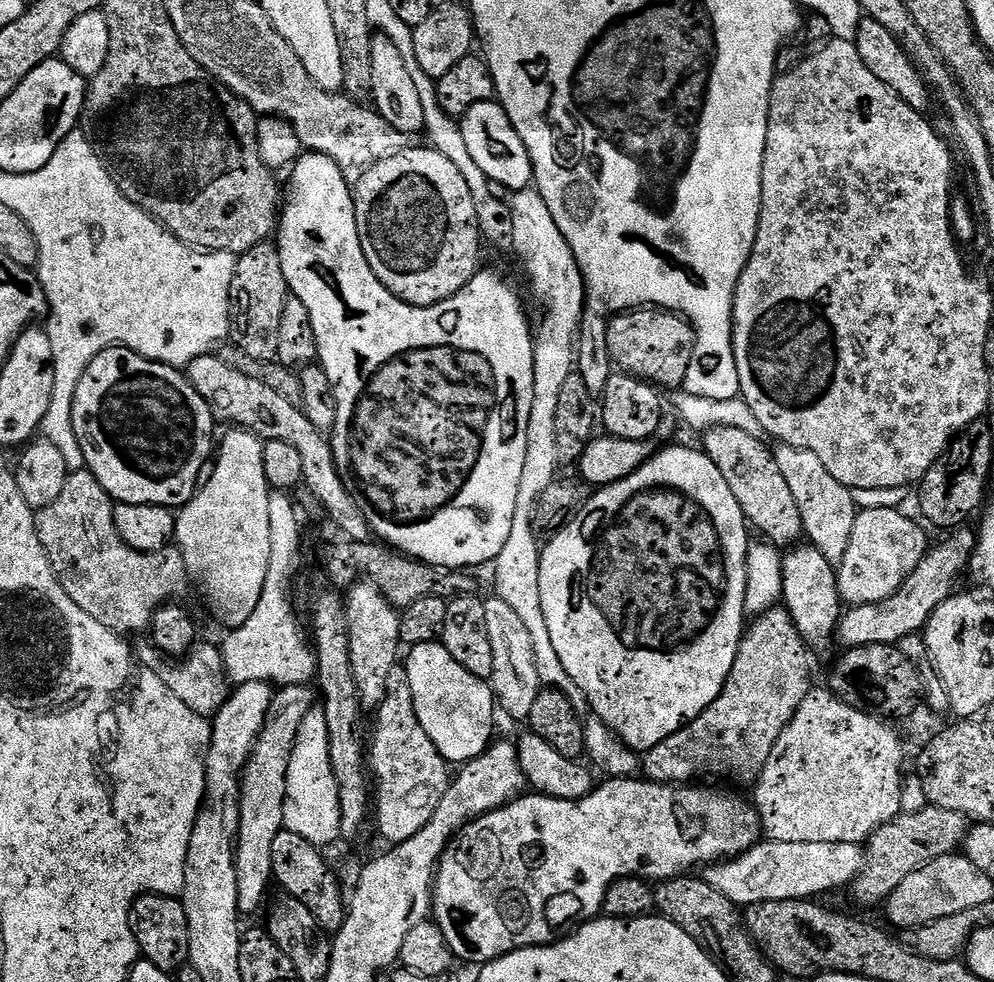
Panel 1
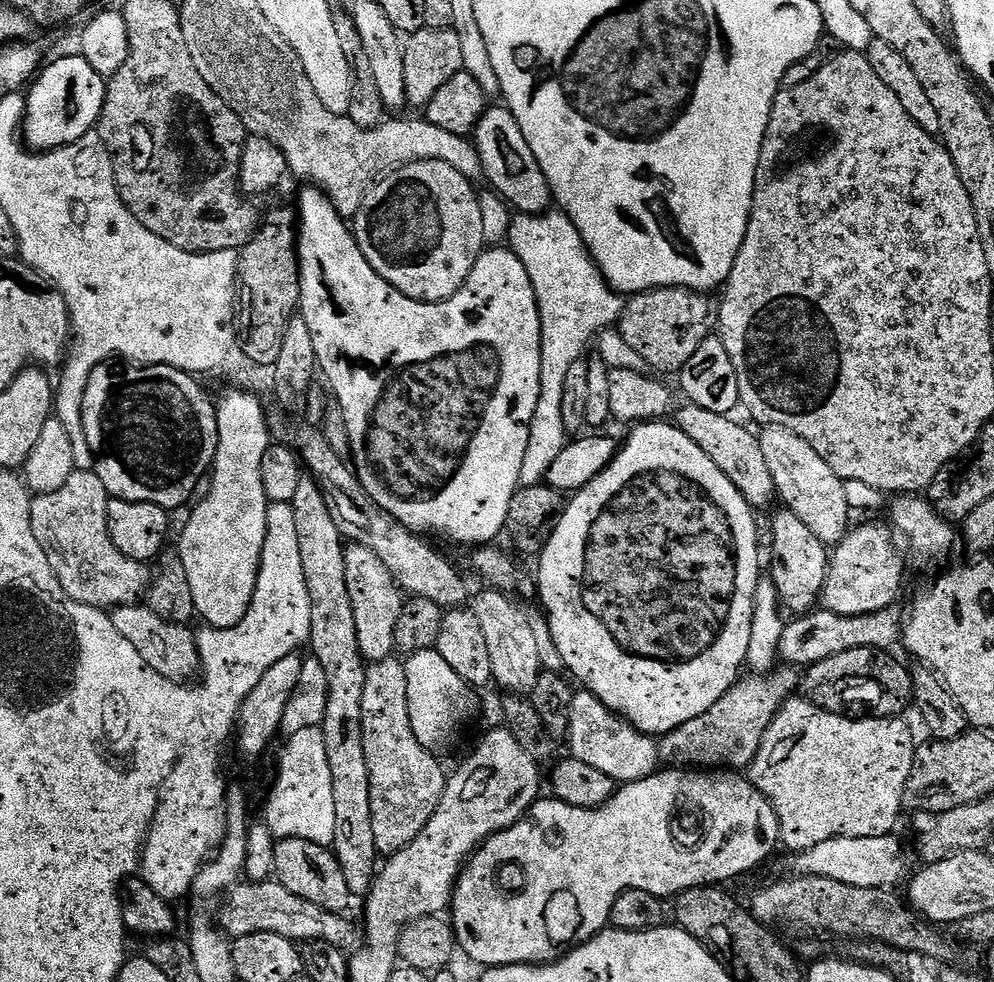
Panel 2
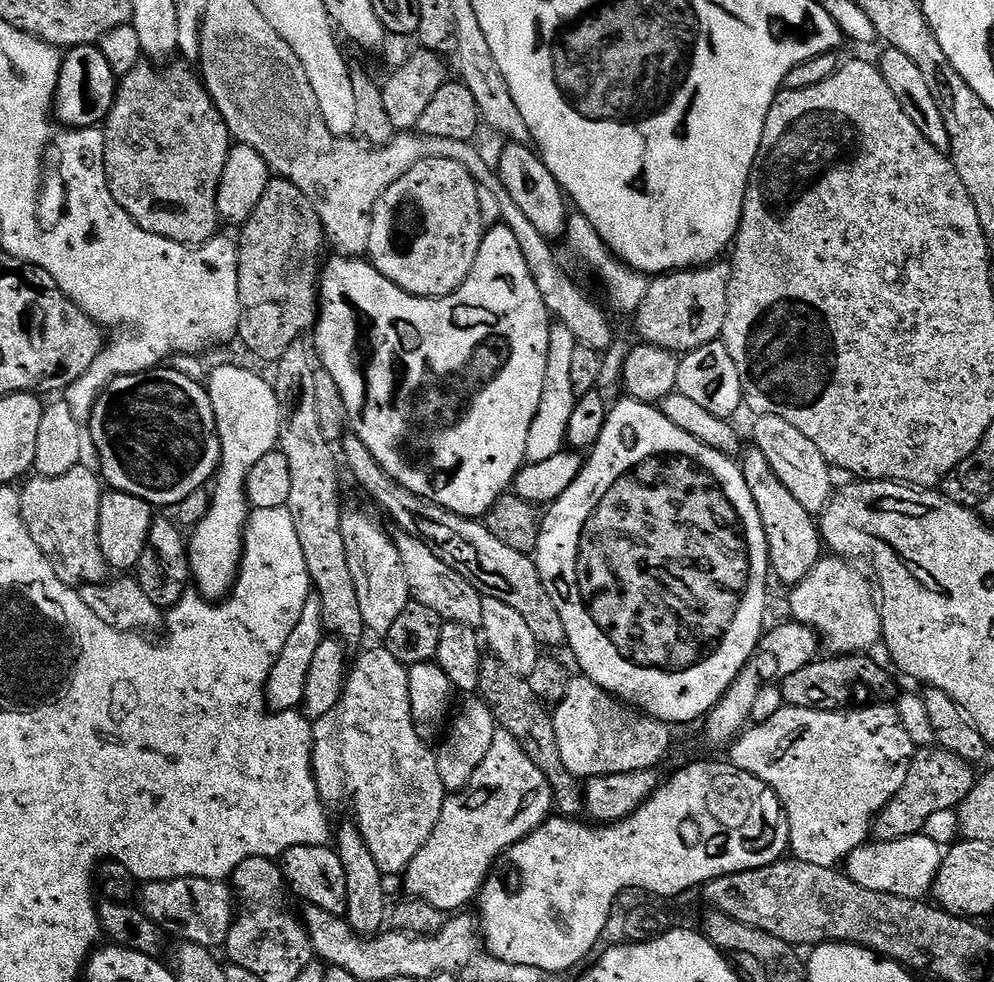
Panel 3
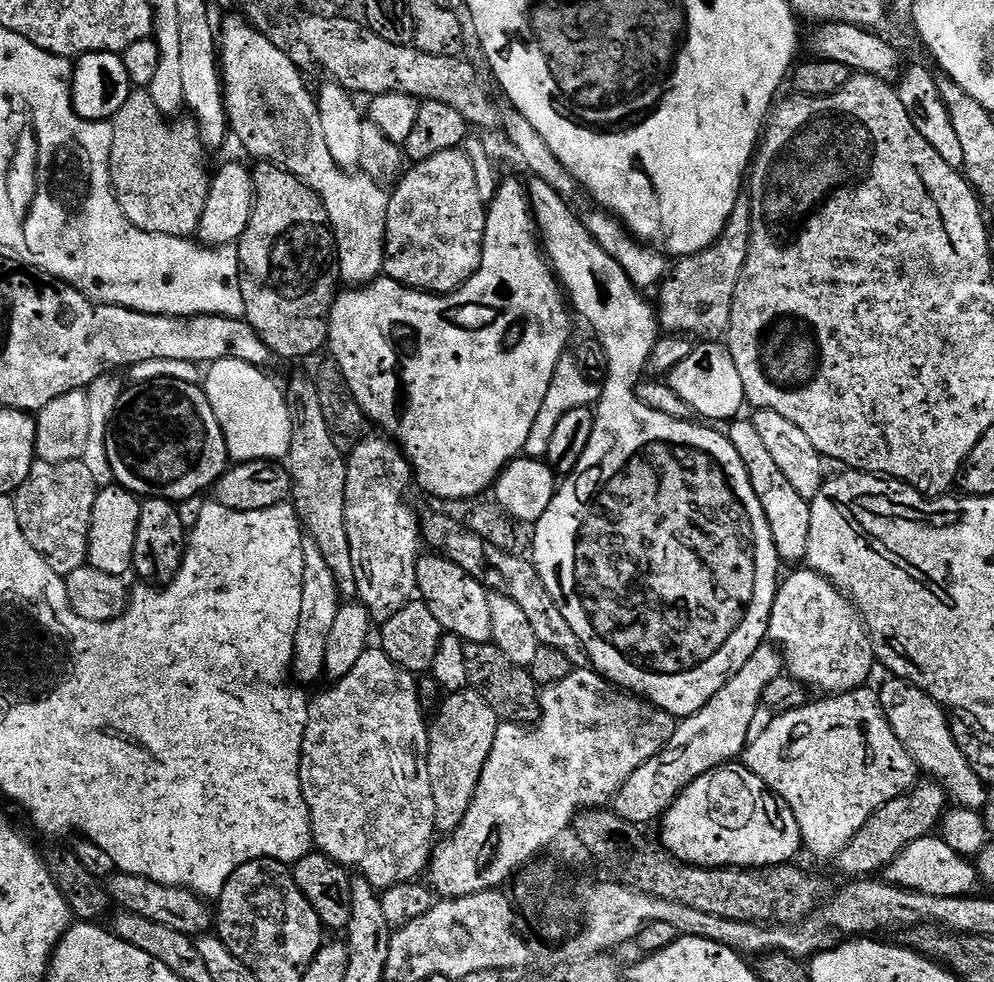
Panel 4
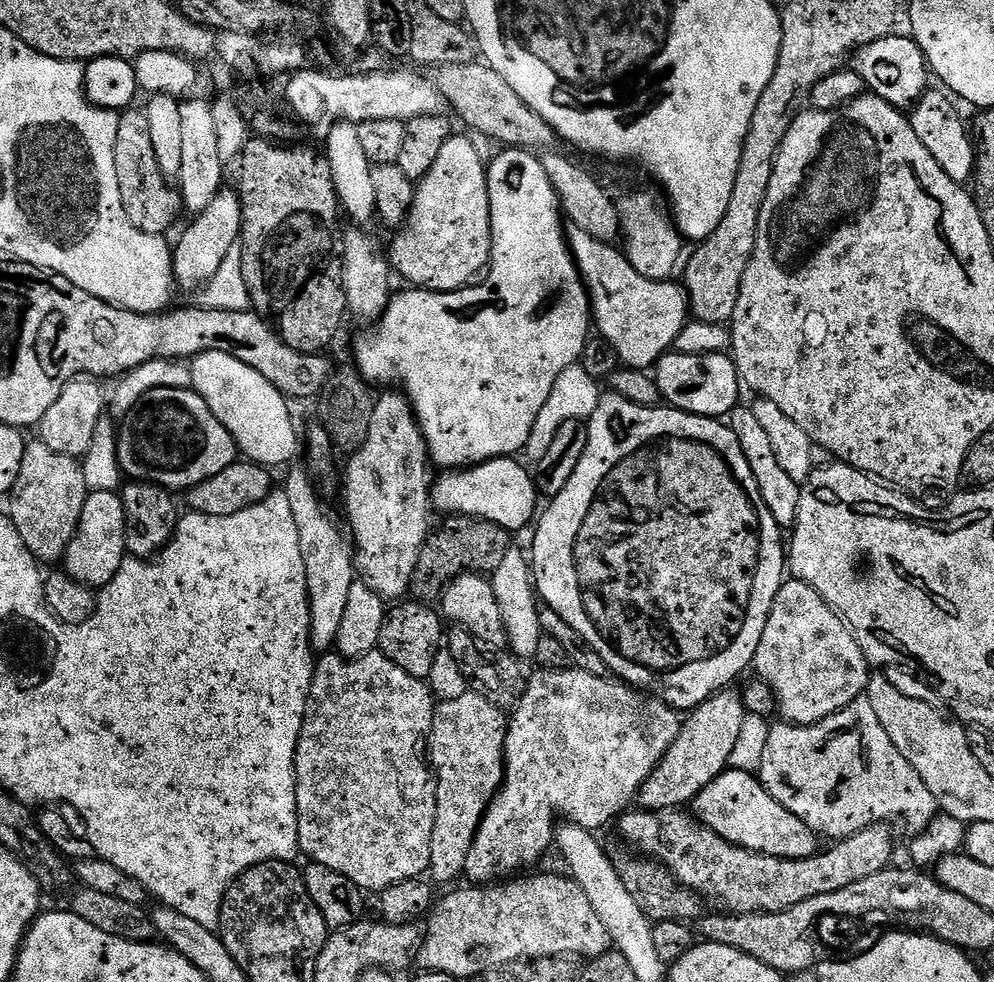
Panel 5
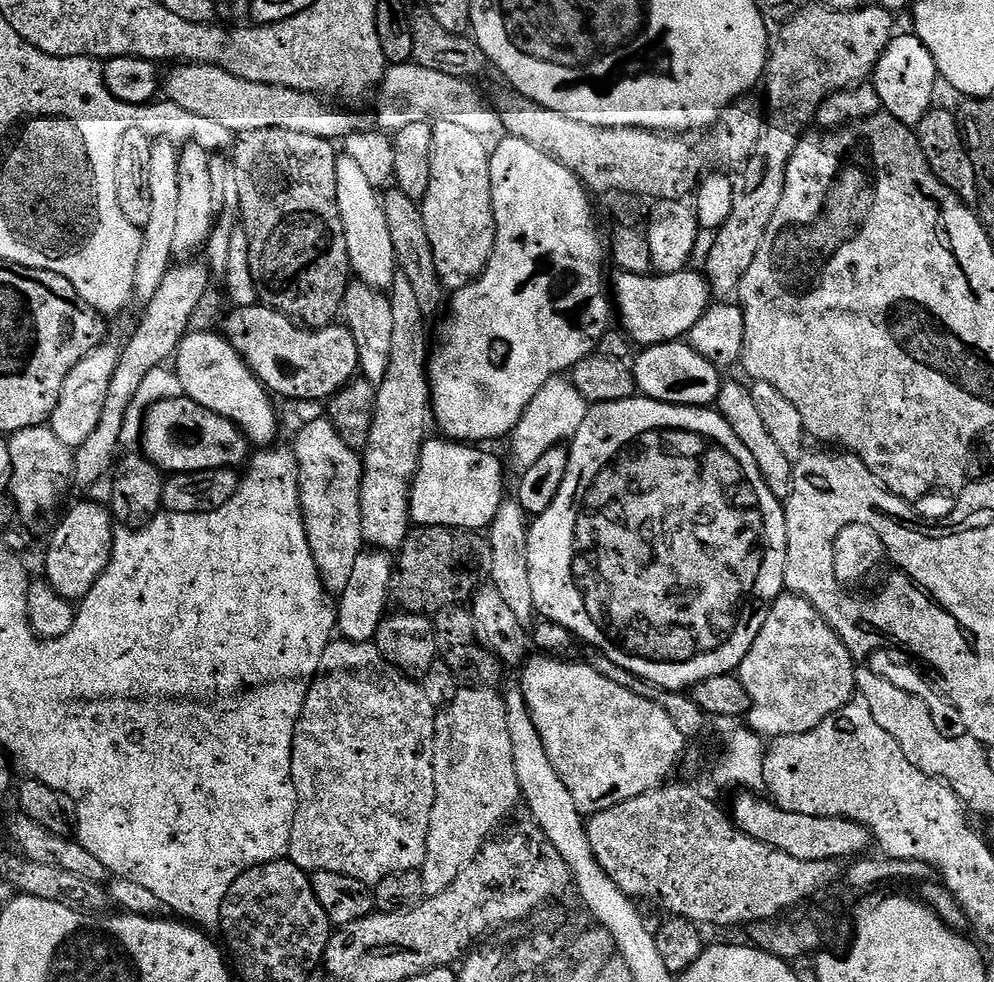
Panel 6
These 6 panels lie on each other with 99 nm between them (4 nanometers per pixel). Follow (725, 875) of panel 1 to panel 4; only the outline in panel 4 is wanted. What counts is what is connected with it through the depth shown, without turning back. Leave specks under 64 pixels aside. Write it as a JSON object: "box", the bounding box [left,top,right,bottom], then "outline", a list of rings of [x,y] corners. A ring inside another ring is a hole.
{"box":[882,834,978,896],"outline":[[[929,834],[910,842],[882,873],[889,884],[909,888],[931,896],[967,896],[977,891],[978,873],[976,865],[969,857],[960,856],[941,839],[939,835]]]}

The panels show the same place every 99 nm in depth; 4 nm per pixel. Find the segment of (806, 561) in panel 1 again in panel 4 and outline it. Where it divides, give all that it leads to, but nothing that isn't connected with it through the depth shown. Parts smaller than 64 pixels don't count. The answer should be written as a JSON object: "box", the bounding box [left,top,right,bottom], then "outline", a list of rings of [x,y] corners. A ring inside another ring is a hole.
{"box":[727,418,810,566],"outline":[[[737,418],[727,425],[728,441],[738,450],[738,458],[742,458],[742,466],[746,466],[746,474],[750,474],[750,486],[754,486],[754,494],[758,494],[758,502],[762,502],[762,510],[766,514],[766,522],[770,522],[770,534],[774,538],[774,546],[778,550],[781,561],[788,566],[796,566],[806,561],[806,546],[810,538],[810,501],[802,498],[786,474],[774,463],[770,450],[762,443],[758,430],[751,419]]]}

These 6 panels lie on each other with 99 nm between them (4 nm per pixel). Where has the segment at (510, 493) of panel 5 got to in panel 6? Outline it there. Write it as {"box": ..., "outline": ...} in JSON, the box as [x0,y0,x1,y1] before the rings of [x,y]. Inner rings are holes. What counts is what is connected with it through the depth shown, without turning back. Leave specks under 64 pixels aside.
{"box":[411,438,506,531],"outline":[[[447,438],[425,439],[419,456],[419,469],[412,481],[411,521],[417,527],[460,528],[468,531],[485,531],[492,525],[493,518],[506,497],[504,491],[504,470],[498,457],[484,452],[483,447]]]}

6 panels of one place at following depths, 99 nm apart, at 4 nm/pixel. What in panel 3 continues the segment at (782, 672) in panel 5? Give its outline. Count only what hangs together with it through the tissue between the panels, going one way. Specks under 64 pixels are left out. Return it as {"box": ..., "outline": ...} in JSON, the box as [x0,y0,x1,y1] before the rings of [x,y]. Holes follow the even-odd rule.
{"box":[788,554,882,656],"outline":[[[835,554],[825,555],[814,570],[810,570],[810,574],[789,591],[792,593],[788,596],[791,619],[812,629],[817,637],[822,638],[823,647],[825,644],[829,653],[838,656],[871,653],[871,648],[882,640],[880,610],[873,585],[870,580],[868,585],[867,578],[851,566],[847,559]]]}

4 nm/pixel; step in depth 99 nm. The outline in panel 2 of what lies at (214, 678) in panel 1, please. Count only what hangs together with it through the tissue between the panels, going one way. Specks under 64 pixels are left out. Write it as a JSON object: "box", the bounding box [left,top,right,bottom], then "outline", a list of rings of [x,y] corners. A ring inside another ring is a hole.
{"box":[110,602,202,682],"outline":[[[144,602],[113,608],[110,615],[114,622],[114,630],[118,630],[118,634],[122,634],[122,638],[126,638],[126,642],[134,646],[134,650],[138,650],[142,662],[150,670],[162,674],[167,680],[177,682],[191,681],[191,676],[201,671],[202,657],[200,649],[196,647],[197,633],[191,632],[192,628],[189,625],[163,621]]]}

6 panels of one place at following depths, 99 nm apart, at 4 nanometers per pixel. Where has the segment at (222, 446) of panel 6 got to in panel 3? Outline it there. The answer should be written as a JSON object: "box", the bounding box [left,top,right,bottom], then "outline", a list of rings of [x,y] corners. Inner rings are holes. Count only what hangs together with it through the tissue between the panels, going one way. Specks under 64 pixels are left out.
{"box":[90,366,220,504],"outline":[[[157,366],[146,372],[130,374],[129,376],[116,376],[100,392],[96,405],[92,411],[90,431],[94,438],[94,446],[100,455],[100,472],[109,489],[126,494],[134,494],[134,498],[142,498],[147,504],[180,504],[187,496],[192,496],[204,483],[215,477],[220,467],[220,435],[216,433],[216,419],[214,406],[208,397],[207,387],[201,382],[190,379],[186,374],[180,373],[171,366]]]}

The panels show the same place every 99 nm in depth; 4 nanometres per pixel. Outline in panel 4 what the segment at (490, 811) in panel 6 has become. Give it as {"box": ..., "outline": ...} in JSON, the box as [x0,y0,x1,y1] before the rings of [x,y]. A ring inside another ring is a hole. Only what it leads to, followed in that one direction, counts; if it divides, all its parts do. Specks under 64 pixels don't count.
{"box":[428,690,501,834],"outline":[[[471,690],[445,695],[440,706],[436,717],[433,720],[431,717],[428,730],[428,769],[434,790],[436,831],[451,834],[462,822],[478,790],[482,770],[490,758],[490,750],[494,750],[494,734],[498,734],[501,720],[490,710],[486,698]]]}

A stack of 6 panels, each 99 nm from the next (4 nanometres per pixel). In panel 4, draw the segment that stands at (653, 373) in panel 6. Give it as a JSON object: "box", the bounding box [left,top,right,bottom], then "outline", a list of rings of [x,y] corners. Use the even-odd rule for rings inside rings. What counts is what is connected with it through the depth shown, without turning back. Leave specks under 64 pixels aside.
{"box":[670,342,746,422],"outline":[[[720,342],[697,343],[692,356],[686,358],[684,364],[672,368],[670,383],[674,394],[678,394],[678,398],[682,398],[682,402],[686,402],[686,406],[690,406],[697,417],[705,416],[700,418],[708,422],[731,422],[741,415],[740,407],[746,404],[738,366],[732,364],[730,350]]]}

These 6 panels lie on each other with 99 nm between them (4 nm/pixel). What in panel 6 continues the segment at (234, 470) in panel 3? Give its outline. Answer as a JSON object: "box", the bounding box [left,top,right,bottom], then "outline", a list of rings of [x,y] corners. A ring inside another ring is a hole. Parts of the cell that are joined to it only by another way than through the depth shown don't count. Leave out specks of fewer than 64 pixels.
{"box":[174,331,276,445],"outline":[[[189,331],[174,357],[174,371],[181,379],[184,395],[206,406],[206,410],[233,420],[253,445],[271,445],[276,436],[276,412],[268,389],[223,335],[196,331]]]}

